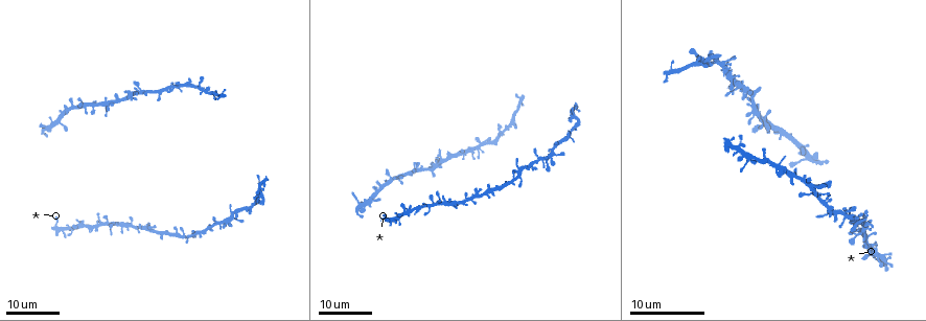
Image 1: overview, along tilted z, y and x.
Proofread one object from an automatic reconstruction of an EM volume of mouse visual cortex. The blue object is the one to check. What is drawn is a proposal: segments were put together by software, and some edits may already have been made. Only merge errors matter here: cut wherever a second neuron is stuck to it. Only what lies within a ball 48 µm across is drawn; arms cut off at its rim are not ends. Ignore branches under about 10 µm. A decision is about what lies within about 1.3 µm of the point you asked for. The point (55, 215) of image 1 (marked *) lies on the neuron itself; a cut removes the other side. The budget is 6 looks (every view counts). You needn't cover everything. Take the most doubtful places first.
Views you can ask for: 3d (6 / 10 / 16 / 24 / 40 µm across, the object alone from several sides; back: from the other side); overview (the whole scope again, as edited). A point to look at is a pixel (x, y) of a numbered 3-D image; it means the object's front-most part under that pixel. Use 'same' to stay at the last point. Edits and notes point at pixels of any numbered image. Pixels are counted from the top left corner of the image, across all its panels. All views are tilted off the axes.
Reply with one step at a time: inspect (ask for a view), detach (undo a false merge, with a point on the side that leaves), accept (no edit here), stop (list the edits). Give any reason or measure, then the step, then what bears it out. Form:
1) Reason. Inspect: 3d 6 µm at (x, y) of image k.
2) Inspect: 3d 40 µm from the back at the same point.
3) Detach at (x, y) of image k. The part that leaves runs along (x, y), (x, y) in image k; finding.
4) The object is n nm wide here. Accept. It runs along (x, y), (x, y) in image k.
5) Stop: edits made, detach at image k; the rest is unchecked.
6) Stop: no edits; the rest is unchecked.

Side arm on a straight run. Inspect: 3d 16 µm at (183, 84) of image 1.

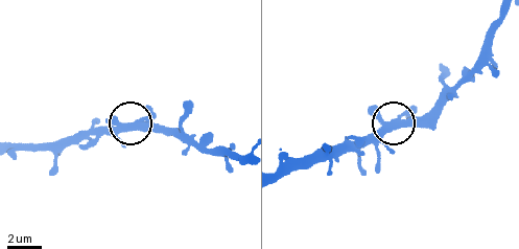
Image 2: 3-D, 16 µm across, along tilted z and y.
Inspect: 3d 10 µm at (398, 127) of image 2.

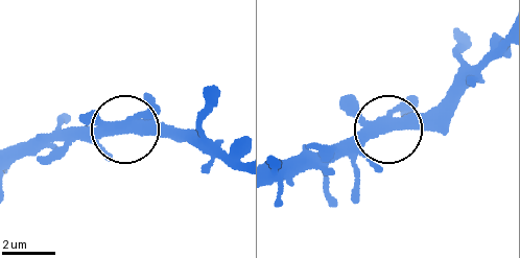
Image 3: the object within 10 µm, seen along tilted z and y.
The object is 360 nm wide here. Accept. It runs along (279, 179), (379, 133), (432, 131), (451, 119) in image 3; one neuron here.

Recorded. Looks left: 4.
Inspect: 3d 24 µm at (845, 217) of image 1.

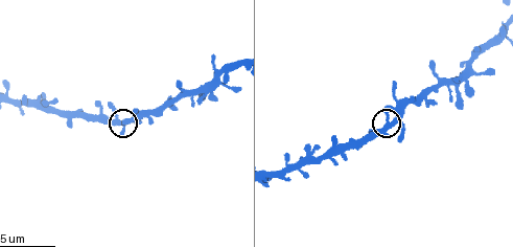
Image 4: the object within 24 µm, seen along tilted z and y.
Inspect: 3d 6 µm at (391, 122) of image 4.

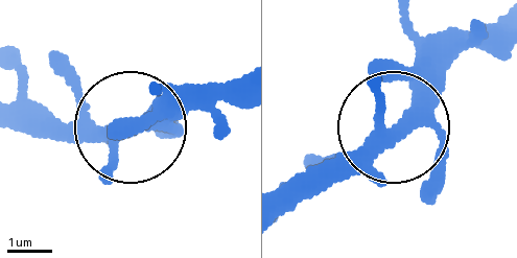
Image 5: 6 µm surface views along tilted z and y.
The object is 310 nm wide here. Accept. One neuron here.

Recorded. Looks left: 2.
Four-way junction. Inspect: 3d 6 µm at (470, 66) of image 4.

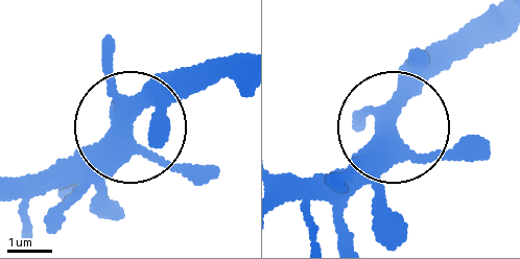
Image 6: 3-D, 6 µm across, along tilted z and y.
Inspect: 3d 6 µm from the back at (123, 124) of image 6.

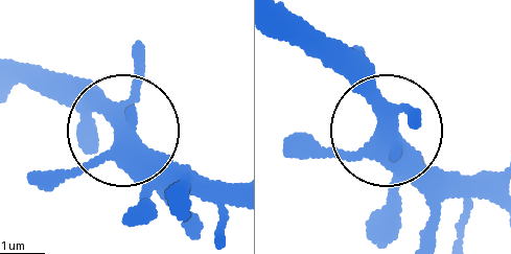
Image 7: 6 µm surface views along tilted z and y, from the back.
The object is 360 nm wide here. Accept. One neuron here.

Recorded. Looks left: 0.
Stop: no edits; the rest is unchecked.

